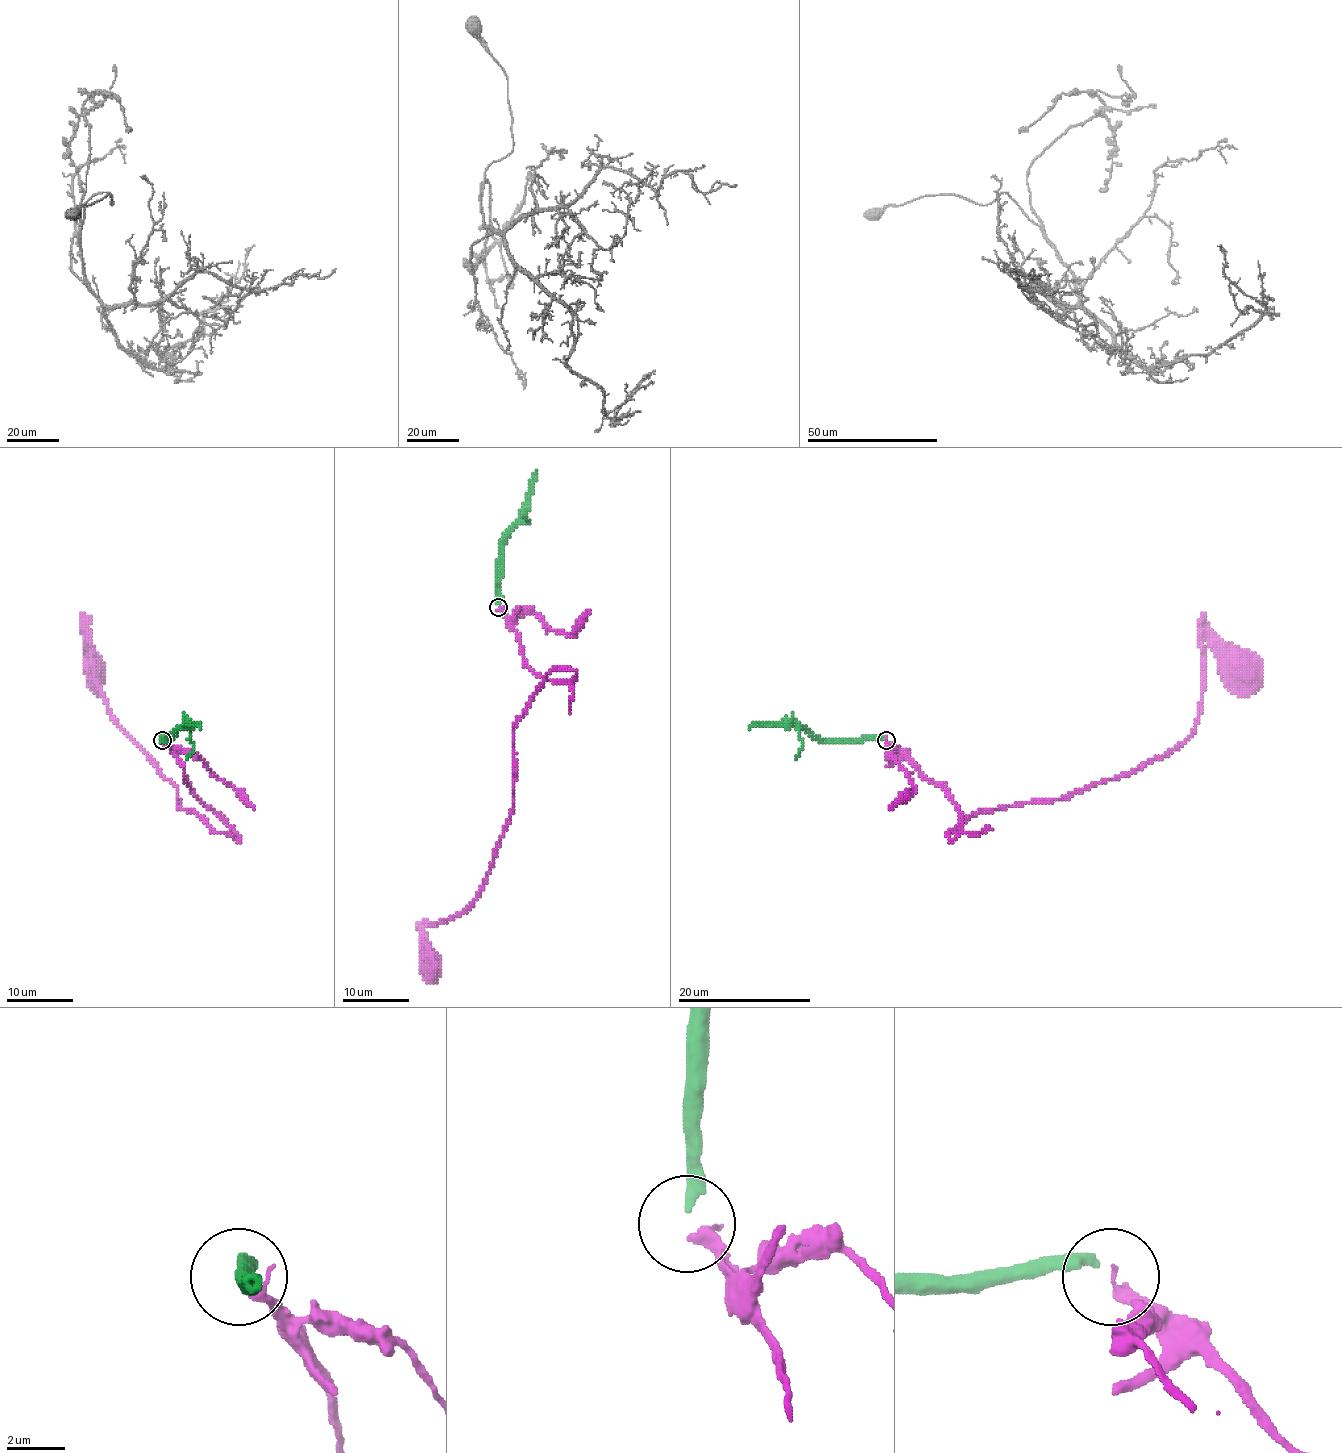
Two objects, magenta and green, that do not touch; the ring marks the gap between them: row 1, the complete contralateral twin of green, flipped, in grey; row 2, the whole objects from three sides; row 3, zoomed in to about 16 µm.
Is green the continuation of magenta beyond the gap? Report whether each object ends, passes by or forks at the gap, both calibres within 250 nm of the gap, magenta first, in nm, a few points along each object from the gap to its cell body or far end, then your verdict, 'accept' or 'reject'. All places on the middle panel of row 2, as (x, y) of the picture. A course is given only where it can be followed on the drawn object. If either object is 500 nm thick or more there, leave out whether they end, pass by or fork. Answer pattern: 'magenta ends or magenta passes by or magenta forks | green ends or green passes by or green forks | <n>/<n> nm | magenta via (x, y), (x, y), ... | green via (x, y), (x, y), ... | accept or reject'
magenta passes by | green ends | 280/360 nm | magenta via (497, 609), (539, 676), (577, 674), (555, 667), (515, 724), (494, 862), (462, 912), (421, 923), (427, 961) | green via (497, 604), (500, 541), (522, 514), (535, 471) | reject

